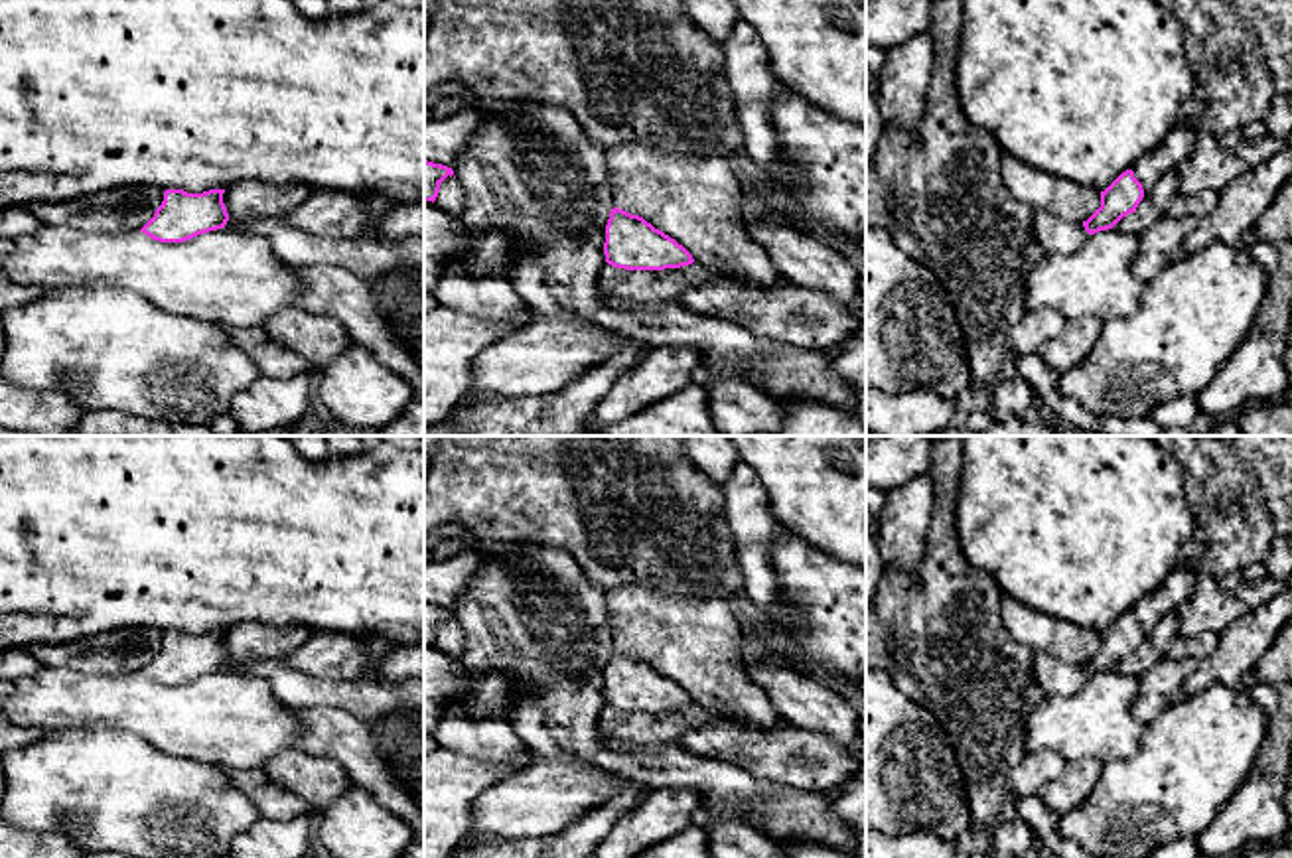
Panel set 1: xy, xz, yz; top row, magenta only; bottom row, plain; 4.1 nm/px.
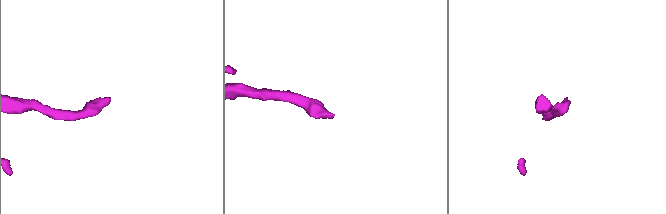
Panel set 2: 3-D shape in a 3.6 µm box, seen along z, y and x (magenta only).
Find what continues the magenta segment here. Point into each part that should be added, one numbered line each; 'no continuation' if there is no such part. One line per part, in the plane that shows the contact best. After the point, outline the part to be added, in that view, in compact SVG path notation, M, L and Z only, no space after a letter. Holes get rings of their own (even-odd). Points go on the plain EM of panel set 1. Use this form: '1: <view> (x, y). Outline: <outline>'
1: yz (1178, 588). Outline: M1178 564L1154 594L1146 596L1138 606L1134 606L1134 619L1142 625L1146 635L1166 613L1178 611L1193 596L1195 574L1189 568Z

